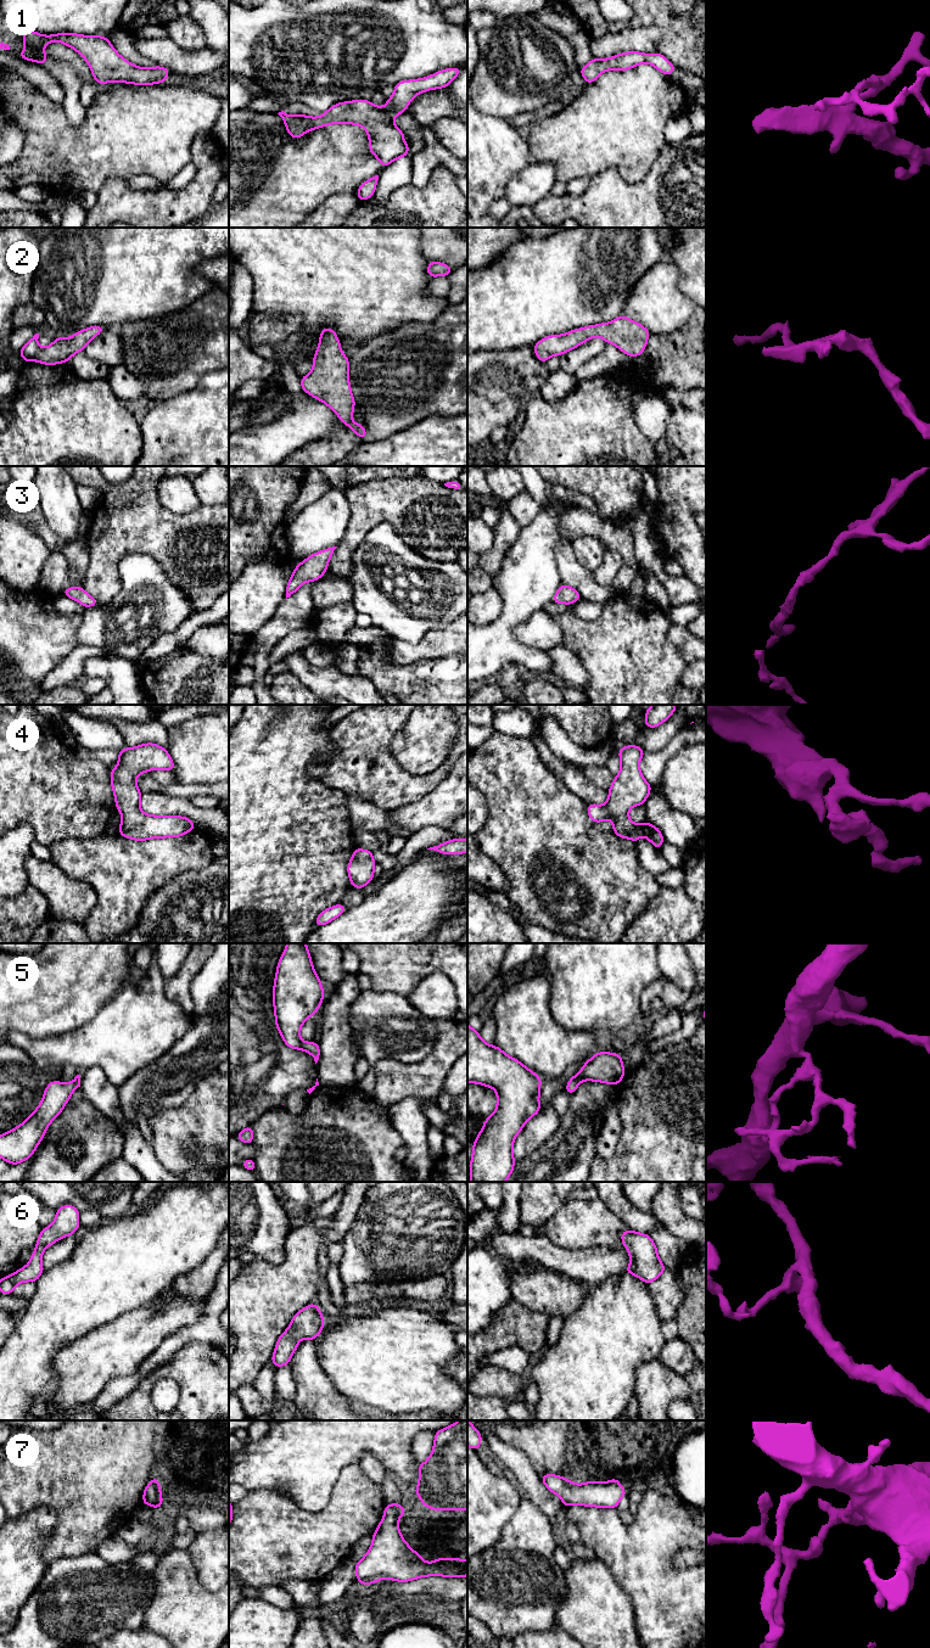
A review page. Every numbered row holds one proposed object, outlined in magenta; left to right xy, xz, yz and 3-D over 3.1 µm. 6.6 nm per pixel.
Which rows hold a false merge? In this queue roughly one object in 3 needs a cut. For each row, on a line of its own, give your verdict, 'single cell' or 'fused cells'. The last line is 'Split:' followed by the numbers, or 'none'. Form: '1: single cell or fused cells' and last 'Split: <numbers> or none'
1: single cell
2: single cell
3: single cell
4: single cell
5: single cell
6: single cell
7: single cell
Split: none

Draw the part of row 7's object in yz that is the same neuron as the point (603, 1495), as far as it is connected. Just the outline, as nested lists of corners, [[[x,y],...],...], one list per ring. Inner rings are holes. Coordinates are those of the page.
[[[548,1473],[542,1475],[540,1480],[550,1492],[561,1497],[564,1508],[587,1506],[616,1509],[621,1498],[628,1493],[618,1478],[605,1482],[589,1480],[586,1484],[573,1484],[567,1478]]]

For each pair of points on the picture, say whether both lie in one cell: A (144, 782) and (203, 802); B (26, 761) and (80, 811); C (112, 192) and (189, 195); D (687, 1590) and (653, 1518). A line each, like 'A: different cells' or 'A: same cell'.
A: different cells
B: same cell
C: same cell
D: same cell

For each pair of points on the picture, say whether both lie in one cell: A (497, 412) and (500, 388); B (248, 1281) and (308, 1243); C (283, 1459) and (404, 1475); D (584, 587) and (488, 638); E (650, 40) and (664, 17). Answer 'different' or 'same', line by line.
A: different
B: same
C: same
D: different
E: different

